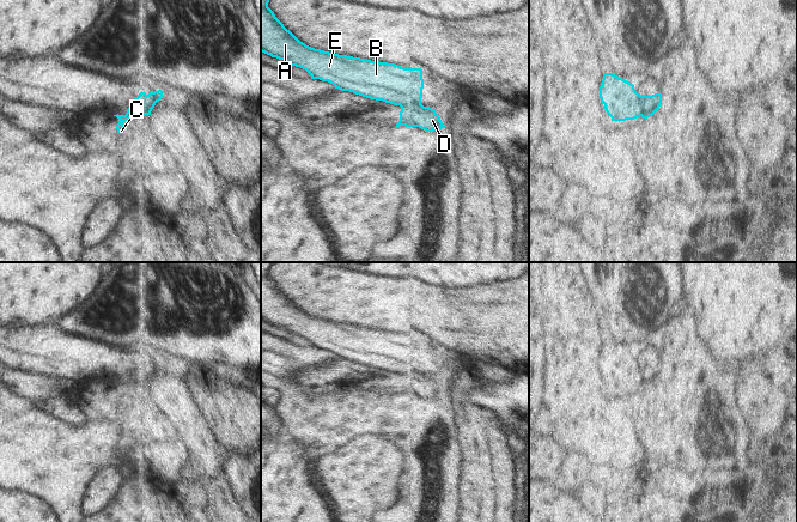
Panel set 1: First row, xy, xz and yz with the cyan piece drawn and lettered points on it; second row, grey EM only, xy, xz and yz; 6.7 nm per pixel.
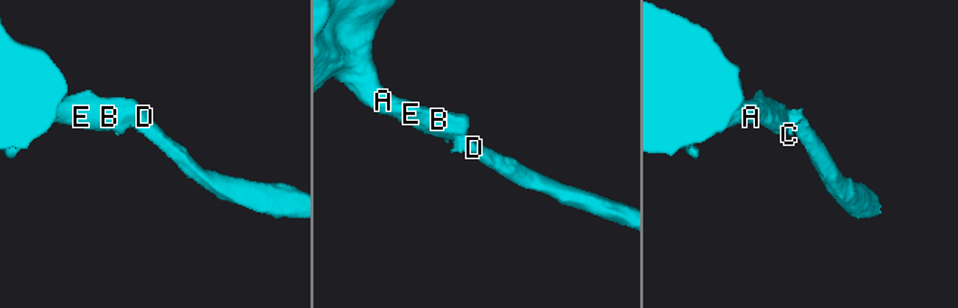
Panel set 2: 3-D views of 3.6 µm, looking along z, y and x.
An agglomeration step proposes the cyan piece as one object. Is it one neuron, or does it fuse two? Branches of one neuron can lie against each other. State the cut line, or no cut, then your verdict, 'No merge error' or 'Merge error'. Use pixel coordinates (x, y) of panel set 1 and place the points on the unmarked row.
Split along xy (132, 371), (151, 378). Merge error

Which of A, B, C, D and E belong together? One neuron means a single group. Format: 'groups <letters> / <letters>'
groups A B C E / D

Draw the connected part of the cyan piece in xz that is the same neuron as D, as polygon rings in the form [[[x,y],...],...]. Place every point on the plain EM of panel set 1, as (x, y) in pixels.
[[[421,371],[401,374],[400,389],[396,392],[396,396],[400,394],[419,395],[426,400],[445,396],[436,378],[424,375]]]

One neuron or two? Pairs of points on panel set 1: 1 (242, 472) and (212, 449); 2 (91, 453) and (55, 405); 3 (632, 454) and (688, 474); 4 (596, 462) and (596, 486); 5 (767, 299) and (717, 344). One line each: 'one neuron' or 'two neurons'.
1: two neurons
2: two neurons
3: two neurons
4: two neurons
5: one neuron

